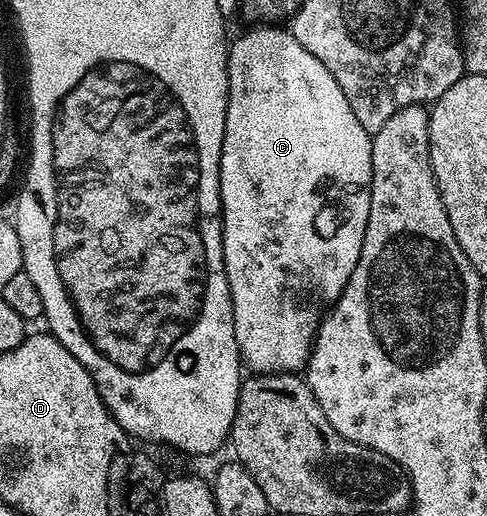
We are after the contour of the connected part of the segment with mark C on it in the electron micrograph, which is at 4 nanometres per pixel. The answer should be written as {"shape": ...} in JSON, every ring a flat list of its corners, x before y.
{"shape":[[255,25,248,35,243,35,239,40,230,44,227,53,227,72,229,73,229,93,227,94,227,112,225,113,225,137,221,145,221,161,219,162,219,206,223,216,223,264,225,265,225,273,229,281,229,289,231,290,231,304,233,305,233,325,235,326,235,336,237,337,237,345,239,346,239,357,244,364,247,363,252,368,252,372,260,375,282,375,284,373,299,373,307,366,307,360,311,357,311,349,315,341,315,336,319,330,319,324,324,318,325,309,330,308,341,297,341,293,345,289,345,285,349,281,349,277,353,277,353,269,357,269,357,261,361,257,361,245,365,241,365,225,369,221,369,201,371,200,371,182,373,181,373,157,371,156,371,140,373,136,361,129,361,121,357,121,353,109,349,109,349,101,345,101,345,93,341,93,341,85,337,85,337,81,333,81,333,73,329,73,329,69,325,69,325,65,321,61,317,61,317,57,313,57,313,53,309,53,309,49,305,49,305,45,301,45,290,30,283,31,279,25]]}

